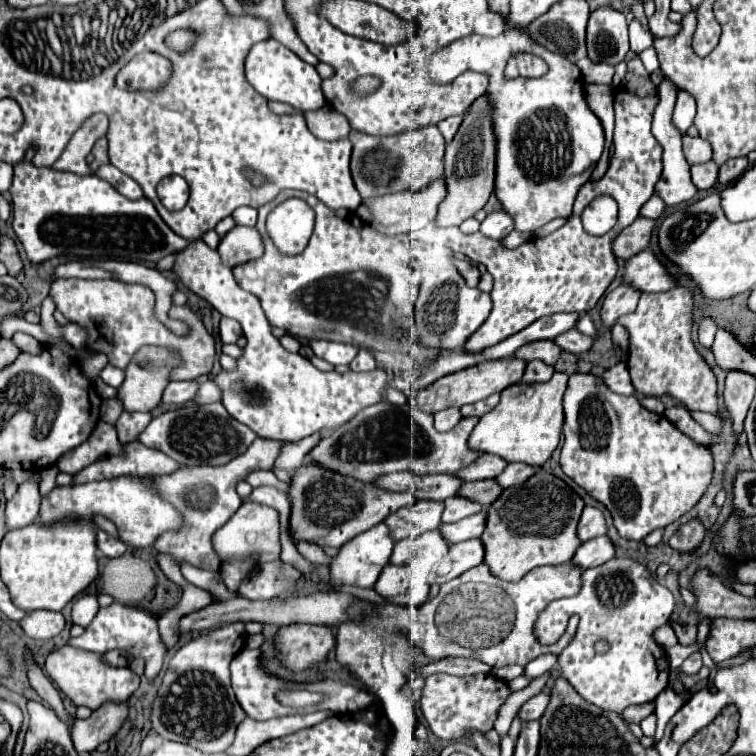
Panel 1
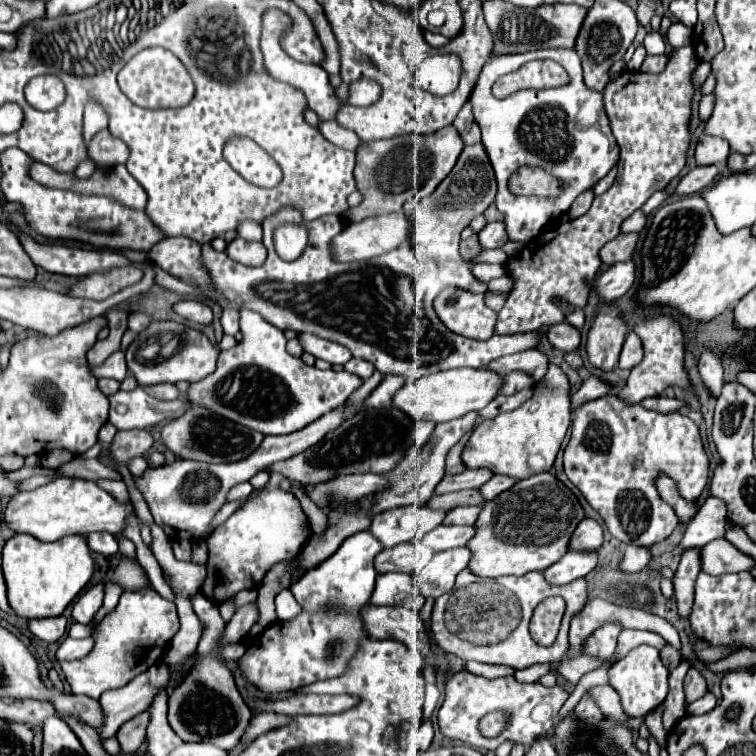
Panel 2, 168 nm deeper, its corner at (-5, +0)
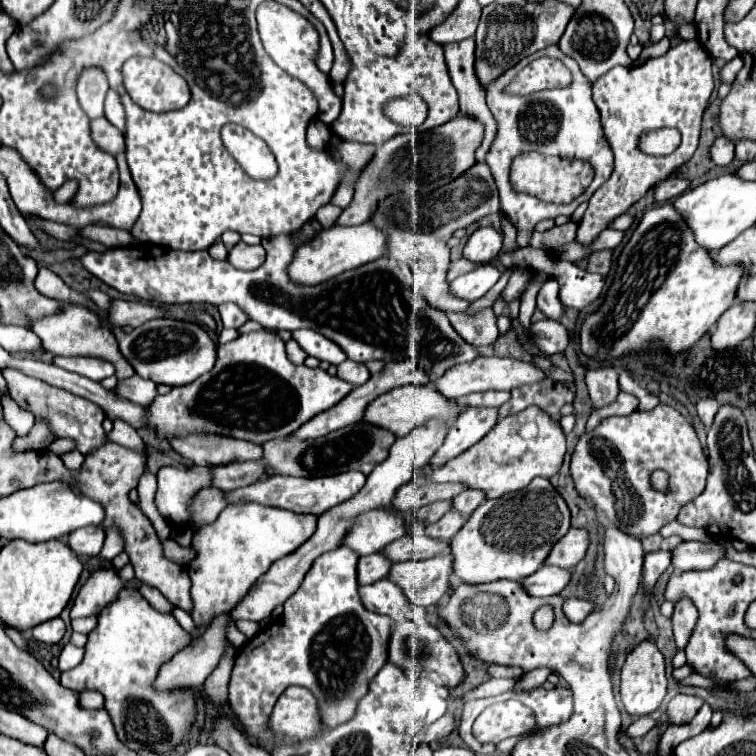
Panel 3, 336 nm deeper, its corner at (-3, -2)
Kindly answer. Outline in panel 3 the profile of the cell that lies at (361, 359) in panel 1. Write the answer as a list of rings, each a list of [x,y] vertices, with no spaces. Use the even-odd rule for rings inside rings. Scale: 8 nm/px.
[[[346,359],[344,363],[338,365],[338,377],[356,387],[356,385],[362,385],[362,383],[366,383],[370,379],[370,371],[368,371],[368,367],[364,363],[356,363],[356,361]]]

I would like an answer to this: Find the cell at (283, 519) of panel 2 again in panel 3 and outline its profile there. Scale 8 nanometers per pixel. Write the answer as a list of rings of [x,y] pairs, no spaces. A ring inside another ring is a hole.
[[[234,503],[214,523],[196,531],[192,537],[196,559],[186,567],[192,579],[194,611],[190,615],[194,623],[204,625],[220,613],[230,613],[274,561],[290,555],[312,537],[316,519],[316,515],[300,515],[262,503]]]

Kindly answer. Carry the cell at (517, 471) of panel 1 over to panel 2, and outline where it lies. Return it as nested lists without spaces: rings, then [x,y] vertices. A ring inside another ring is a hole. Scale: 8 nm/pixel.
[[[494,475],[494,477],[492,477],[490,481],[486,481],[478,491],[480,491],[480,495],[482,495],[484,501],[490,501],[490,499],[494,499],[496,495],[500,495],[502,491],[510,489],[514,483],[516,483],[516,481],[512,481],[510,477],[498,477],[498,475]]]

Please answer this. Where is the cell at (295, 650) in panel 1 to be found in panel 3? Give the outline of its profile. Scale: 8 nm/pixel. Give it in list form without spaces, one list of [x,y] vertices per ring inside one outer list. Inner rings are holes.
[[[342,545],[334,551],[328,551],[326,555],[320,555],[312,569],[306,573],[300,589],[284,603],[284,613],[280,617],[280,625],[272,625],[262,629],[258,635],[248,639],[238,651],[236,661],[228,685],[228,701],[236,713],[236,719],[240,721],[242,729],[248,735],[254,735],[258,745],[264,749],[270,749],[274,743],[274,733],[268,731],[268,717],[282,695],[282,691],[290,685],[300,685],[310,689],[316,699],[322,713],[322,721],[326,727],[336,727],[344,721],[348,721],[354,715],[354,709],[360,701],[360,697],[368,689],[368,681],[380,671],[384,661],[388,659],[388,637],[390,637],[390,617],[370,613],[364,609],[358,589],[358,575],[356,575],[356,563],[360,555],[352,551],[350,547]]]

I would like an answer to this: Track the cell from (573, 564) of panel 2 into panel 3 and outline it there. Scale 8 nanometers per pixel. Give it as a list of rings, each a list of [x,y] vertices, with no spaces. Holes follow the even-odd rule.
[[[544,565],[540,567],[540,571],[536,571],[536,575],[530,575],[528,579],[524,579],[522,585],[534,597],[548,597],[548,595],[560,593],[570,583],[570,579],[572,579],[572,571]]]

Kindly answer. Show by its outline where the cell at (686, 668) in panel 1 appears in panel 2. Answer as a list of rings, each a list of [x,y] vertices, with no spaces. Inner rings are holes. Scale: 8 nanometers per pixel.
[[[688,669],[686,677],[684,677],[684,693],[686,693],[686,703],[694,703],[696,699],[706,695],[706,681],[704,677],[696,671],[696,669]]]

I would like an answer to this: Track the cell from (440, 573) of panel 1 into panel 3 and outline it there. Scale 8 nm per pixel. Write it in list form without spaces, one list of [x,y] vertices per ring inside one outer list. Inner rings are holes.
[[[442,553],[424,561],[394,563],[388,579],[400,585],[406,597],[418,607],[436,605],[450,589],[452,553]]]

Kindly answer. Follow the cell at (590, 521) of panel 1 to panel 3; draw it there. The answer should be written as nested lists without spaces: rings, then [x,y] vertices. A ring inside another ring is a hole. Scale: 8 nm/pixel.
[[[570,529],[564,535],[564,539],[560,539],[556,547],[550,551],[546,565],[572,569],[584,559],[588,547],[590,547],[590,533],[586,529]]]

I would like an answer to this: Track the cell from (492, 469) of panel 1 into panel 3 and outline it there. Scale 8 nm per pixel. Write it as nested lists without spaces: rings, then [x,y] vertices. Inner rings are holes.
[[[410,481],[404,487],[400,487],[400,491],[396,493],[394,507],[400,511],[418,511],[420,507],[428,503],[442,501],[442,499],[454,499],[456,495],[460,495],[460,491],[466,491],[466,489],[468,487],[464,487],[462,483],[426,481],[422,485],[416,485]]]

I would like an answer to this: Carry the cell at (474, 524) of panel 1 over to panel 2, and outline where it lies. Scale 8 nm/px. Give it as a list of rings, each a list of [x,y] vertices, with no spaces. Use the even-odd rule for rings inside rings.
[[[438,525],[436,529],[432,529],[422,539],[416,539],[416,541],[430,547],[432,551],[446,551],[446,549],[466,545],[466,541],[470,541],[472,535],[474,535],[474,527],[466,527],[466,525],[464,527],[454,527],[454,525],[444,527],[444,525]]]

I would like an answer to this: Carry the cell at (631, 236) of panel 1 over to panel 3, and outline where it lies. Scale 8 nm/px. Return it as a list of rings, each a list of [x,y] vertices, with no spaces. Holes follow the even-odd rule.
[[[602,249],[602,251],[594,251],[588,257],[588,271],[592,273],[600,273],[606,275],[612,267],[612,249]]]

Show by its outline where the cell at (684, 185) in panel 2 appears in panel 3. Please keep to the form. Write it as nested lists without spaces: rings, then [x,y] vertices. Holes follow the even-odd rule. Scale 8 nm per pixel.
[[[670,177],[662,183],[656,185],[656,201],[658,203],[666,203],[670,199],[676,199],[678,195],[682,195],[686,189],[690,187],[690,181],[688,179],[682,179],[682,177]]]

